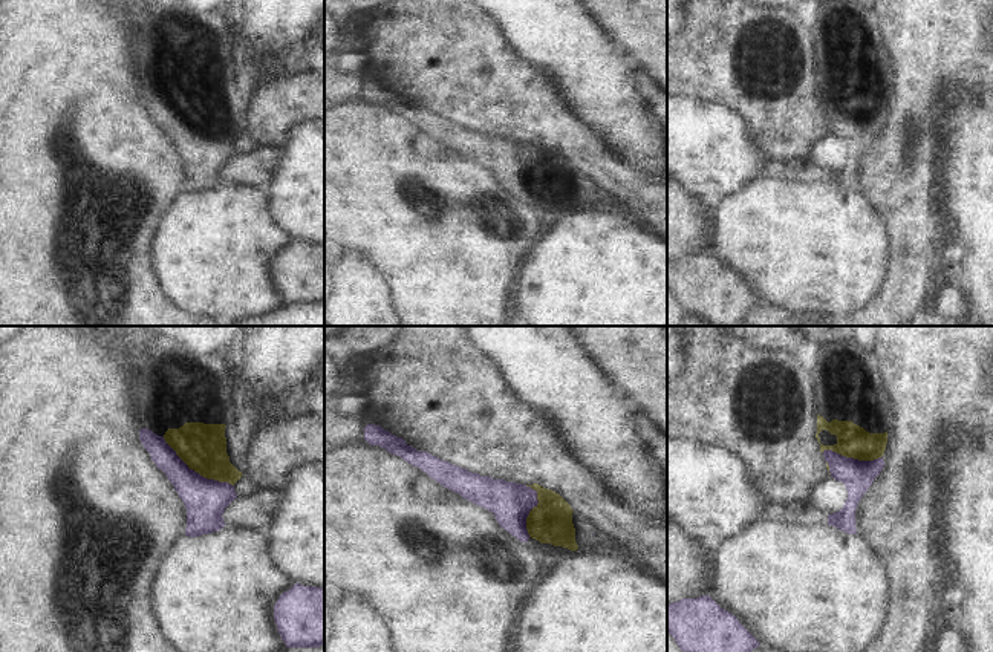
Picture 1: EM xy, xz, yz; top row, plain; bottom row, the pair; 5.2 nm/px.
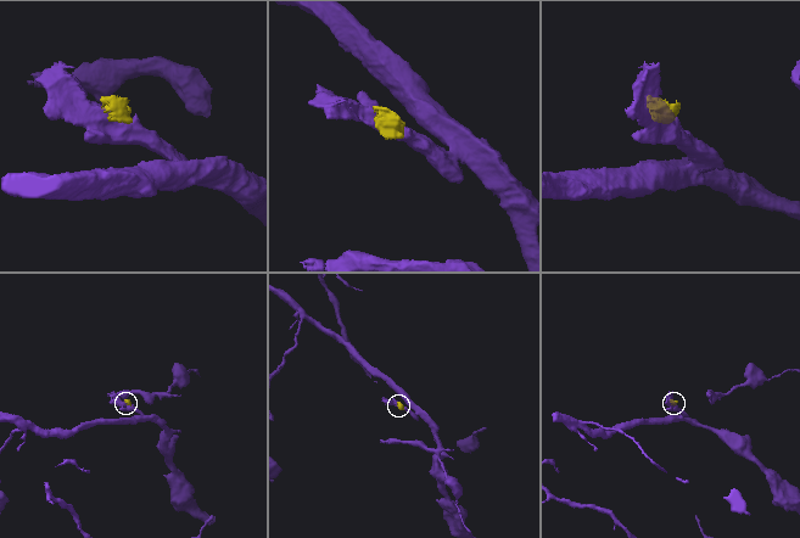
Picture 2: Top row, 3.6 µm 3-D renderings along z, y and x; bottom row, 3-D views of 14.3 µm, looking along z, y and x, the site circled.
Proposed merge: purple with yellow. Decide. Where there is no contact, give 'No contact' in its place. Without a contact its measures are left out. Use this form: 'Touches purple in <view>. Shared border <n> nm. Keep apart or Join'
Touches purple in xy. Shared border 440 nm. Join

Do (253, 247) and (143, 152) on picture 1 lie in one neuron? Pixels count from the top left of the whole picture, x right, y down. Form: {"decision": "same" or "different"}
{"decision": "different"}

